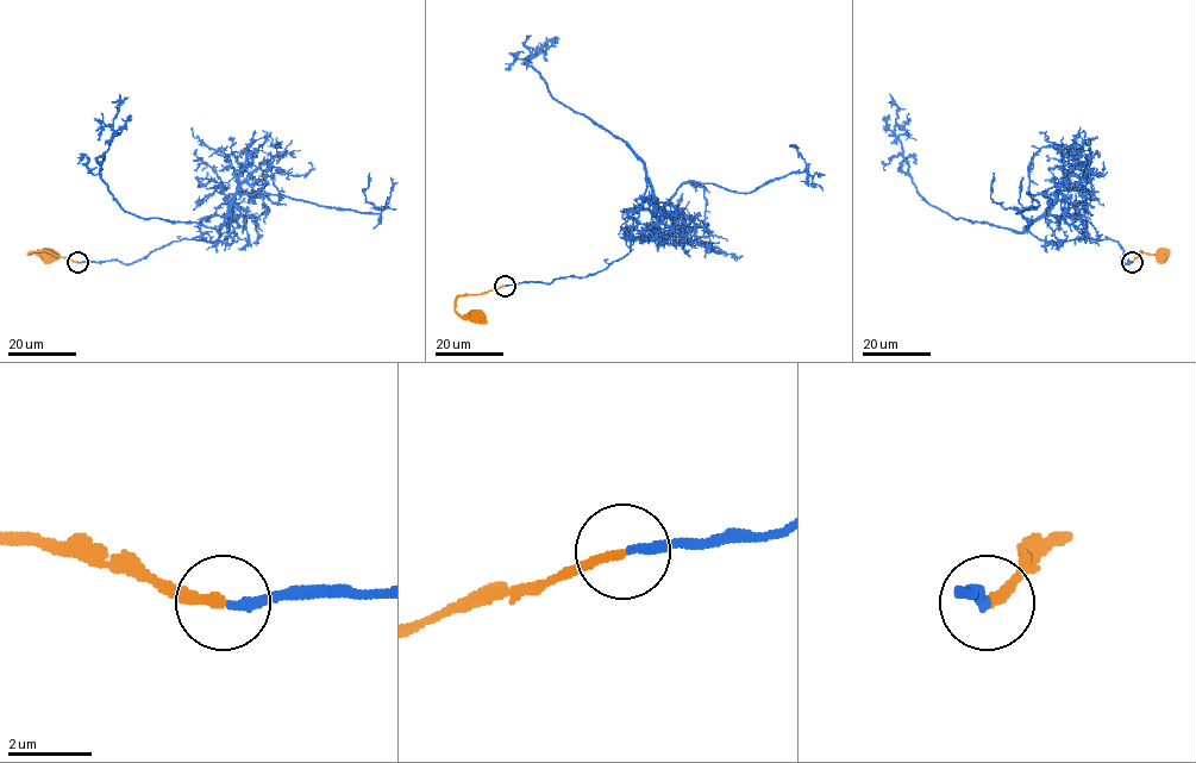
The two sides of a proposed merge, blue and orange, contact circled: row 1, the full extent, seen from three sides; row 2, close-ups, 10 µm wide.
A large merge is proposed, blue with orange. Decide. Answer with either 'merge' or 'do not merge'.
merge

